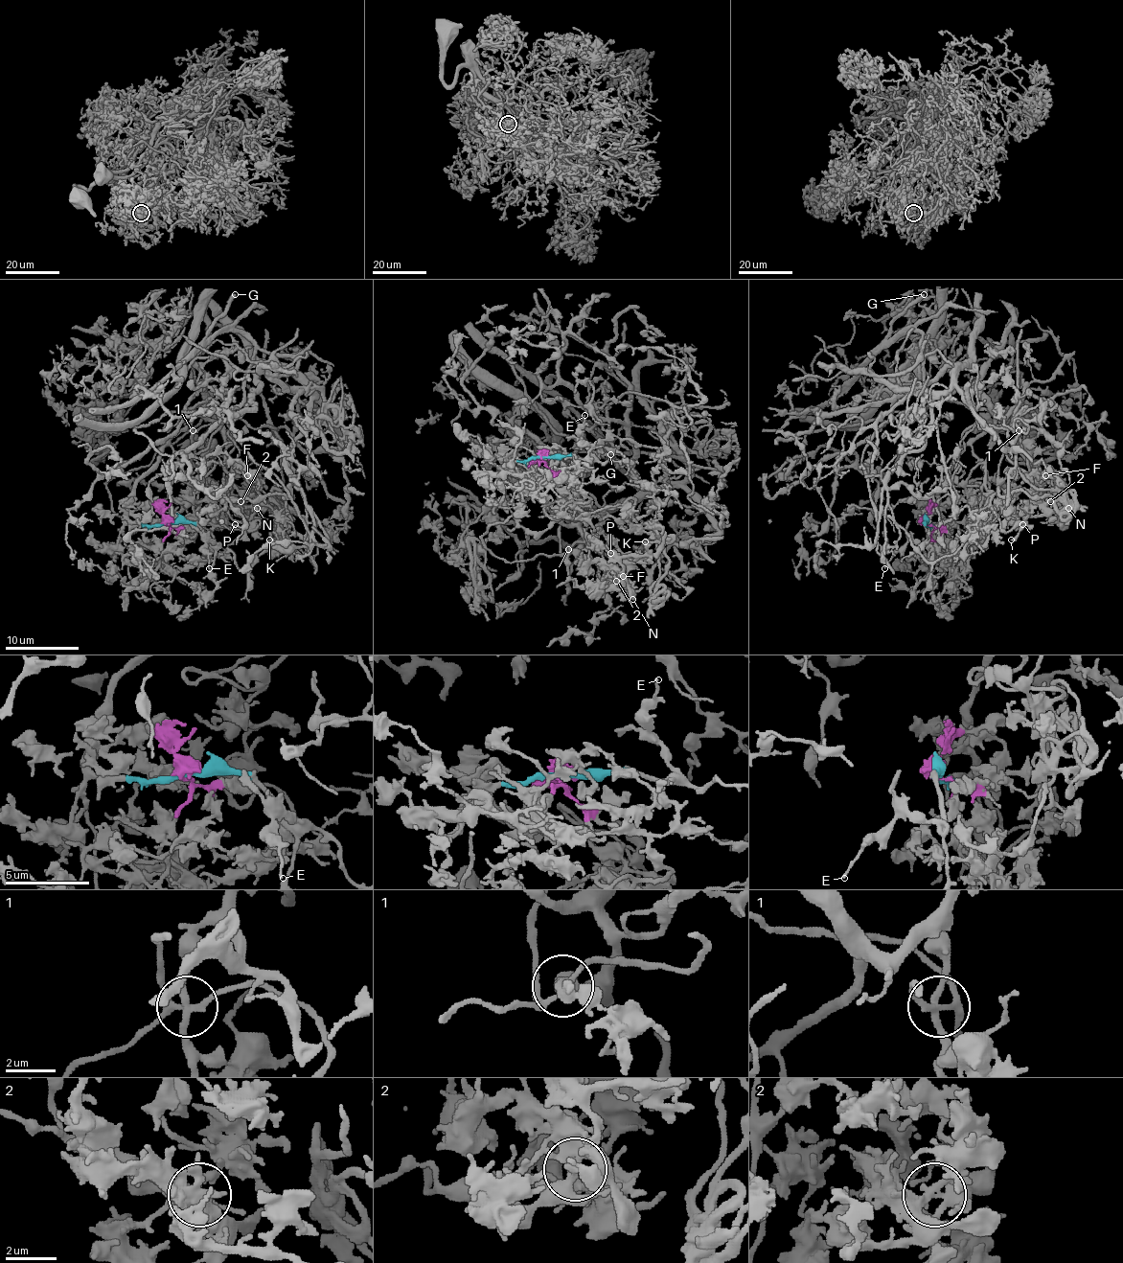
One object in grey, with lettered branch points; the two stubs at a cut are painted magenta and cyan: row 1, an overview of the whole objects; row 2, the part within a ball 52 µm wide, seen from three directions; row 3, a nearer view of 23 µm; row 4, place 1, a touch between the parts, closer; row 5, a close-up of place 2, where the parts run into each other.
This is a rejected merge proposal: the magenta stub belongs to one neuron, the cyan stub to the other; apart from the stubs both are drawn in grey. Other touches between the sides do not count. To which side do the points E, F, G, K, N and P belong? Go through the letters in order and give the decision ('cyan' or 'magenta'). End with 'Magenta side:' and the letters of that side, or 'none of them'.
E: cyan
F: magenta
G: magenta
K: magenta
N: magenta
P: magenta
Magenta side: F, G, K, N, P

